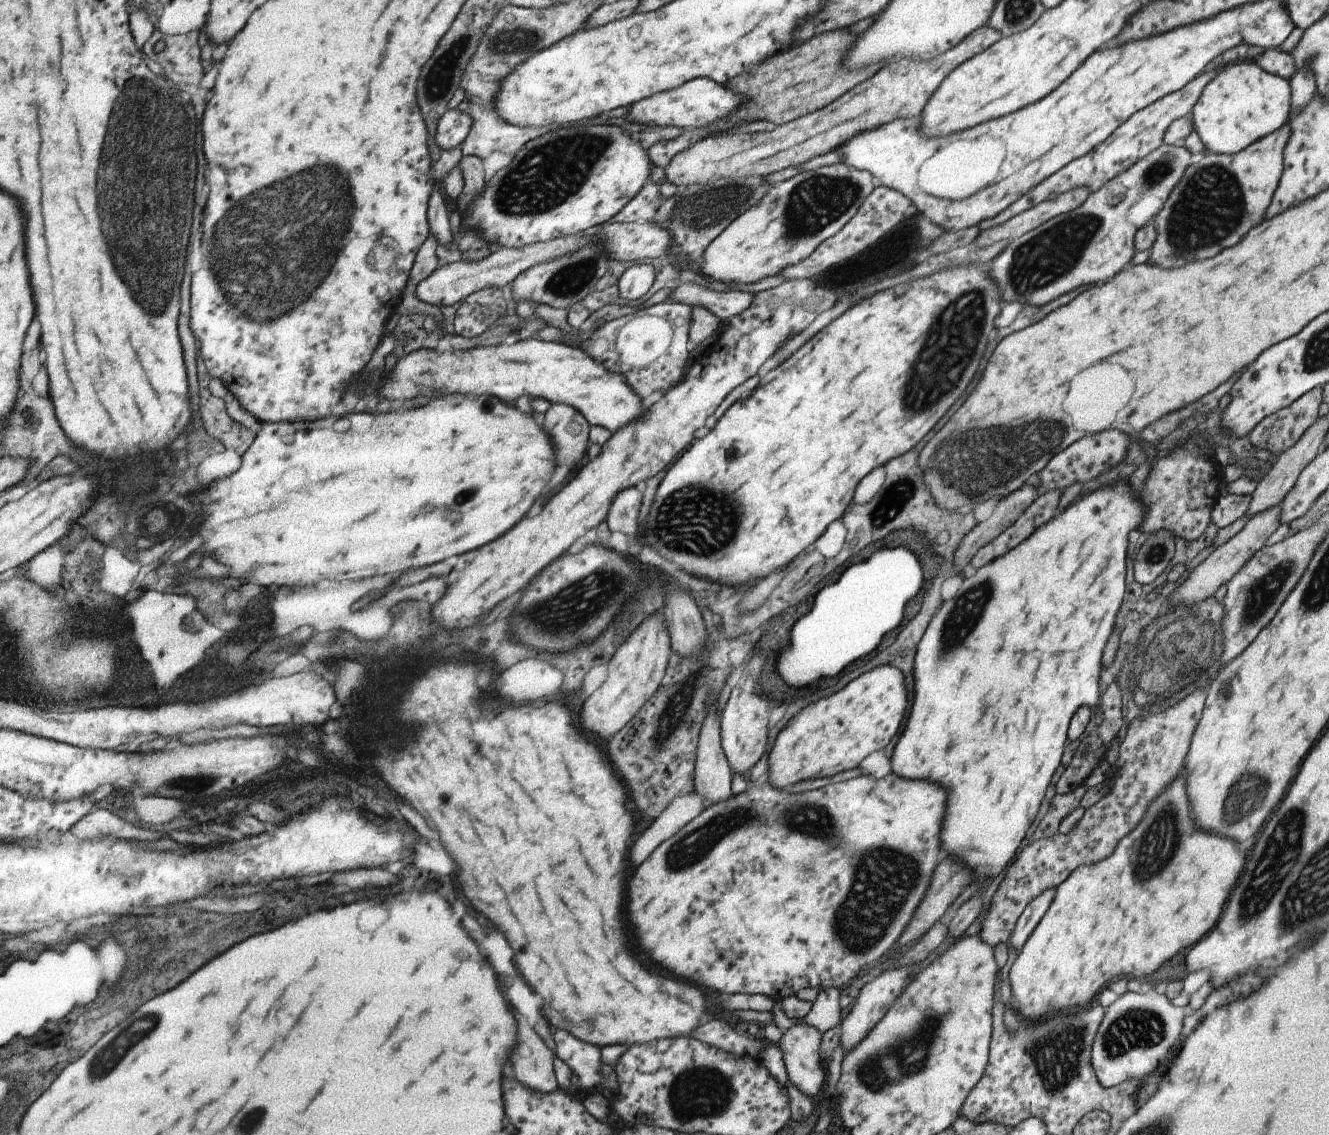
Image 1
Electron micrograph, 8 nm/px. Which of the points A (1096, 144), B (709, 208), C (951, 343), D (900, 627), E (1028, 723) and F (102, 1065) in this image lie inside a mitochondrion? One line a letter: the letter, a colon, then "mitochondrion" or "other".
A: other
B: mitochondrion
C: mitochondrion
D: other
E: other
F: mitochondrion

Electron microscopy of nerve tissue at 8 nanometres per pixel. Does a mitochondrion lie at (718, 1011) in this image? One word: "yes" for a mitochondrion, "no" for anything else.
no

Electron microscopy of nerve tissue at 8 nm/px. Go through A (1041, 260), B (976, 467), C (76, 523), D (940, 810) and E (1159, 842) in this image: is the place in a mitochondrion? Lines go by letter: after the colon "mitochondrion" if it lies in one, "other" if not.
A: mitochondrion
B: mitochondrion
C: other
D: other
E: mitochondrion

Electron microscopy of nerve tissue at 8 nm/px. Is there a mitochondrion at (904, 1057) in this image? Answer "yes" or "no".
yes

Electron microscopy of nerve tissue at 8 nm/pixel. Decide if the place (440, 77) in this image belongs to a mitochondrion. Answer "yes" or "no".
yes

